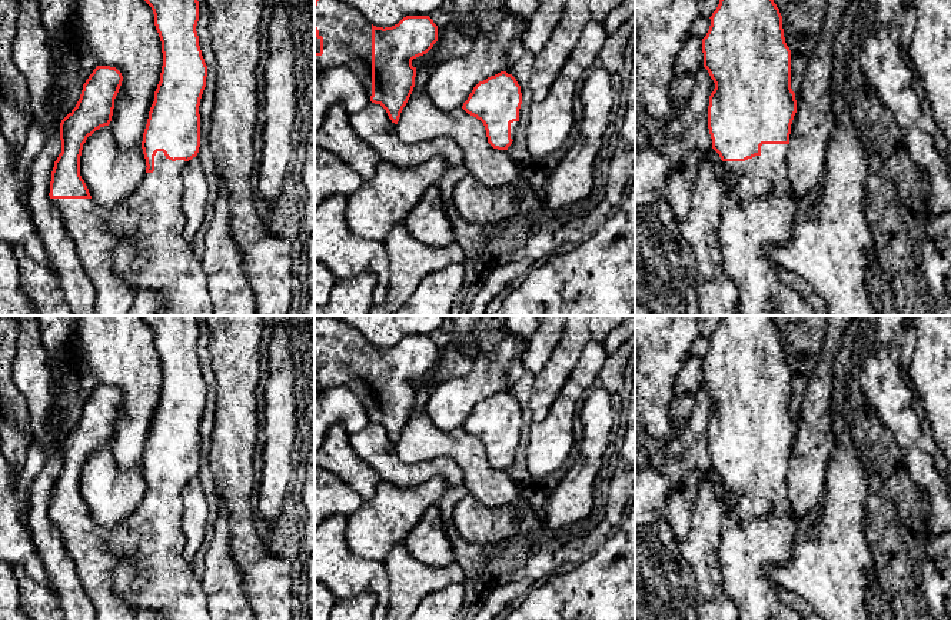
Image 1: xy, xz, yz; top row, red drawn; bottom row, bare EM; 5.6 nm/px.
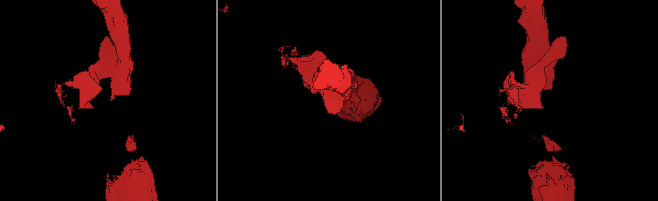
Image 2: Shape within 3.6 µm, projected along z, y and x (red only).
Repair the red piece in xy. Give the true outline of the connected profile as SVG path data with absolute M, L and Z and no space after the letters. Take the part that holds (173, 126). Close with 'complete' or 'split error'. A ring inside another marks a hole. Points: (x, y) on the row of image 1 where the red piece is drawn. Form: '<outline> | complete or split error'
M144 1L153 10L163 53L160 81L142 141L146 174L136 190L114 209L97 204L80 176L83 144L96 130L110 124L114 99L123 81L116 67L97 66L83 84L76 107L60 123L61 153L54 161L49 196L60 210L82 267L94 286L96 316L129 316L136 287L157 291L164 299L162 316L213 316L206 273L202 261L194 257L192 244L184 239L186 216L182 209L182 171L199 153L199 106L207 77L196 31L199 1ZM129 234L137 240L137 254L130 271L122 277L113 271L112 250Z | split error

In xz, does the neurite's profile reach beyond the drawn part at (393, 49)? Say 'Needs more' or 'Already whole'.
Needs more

